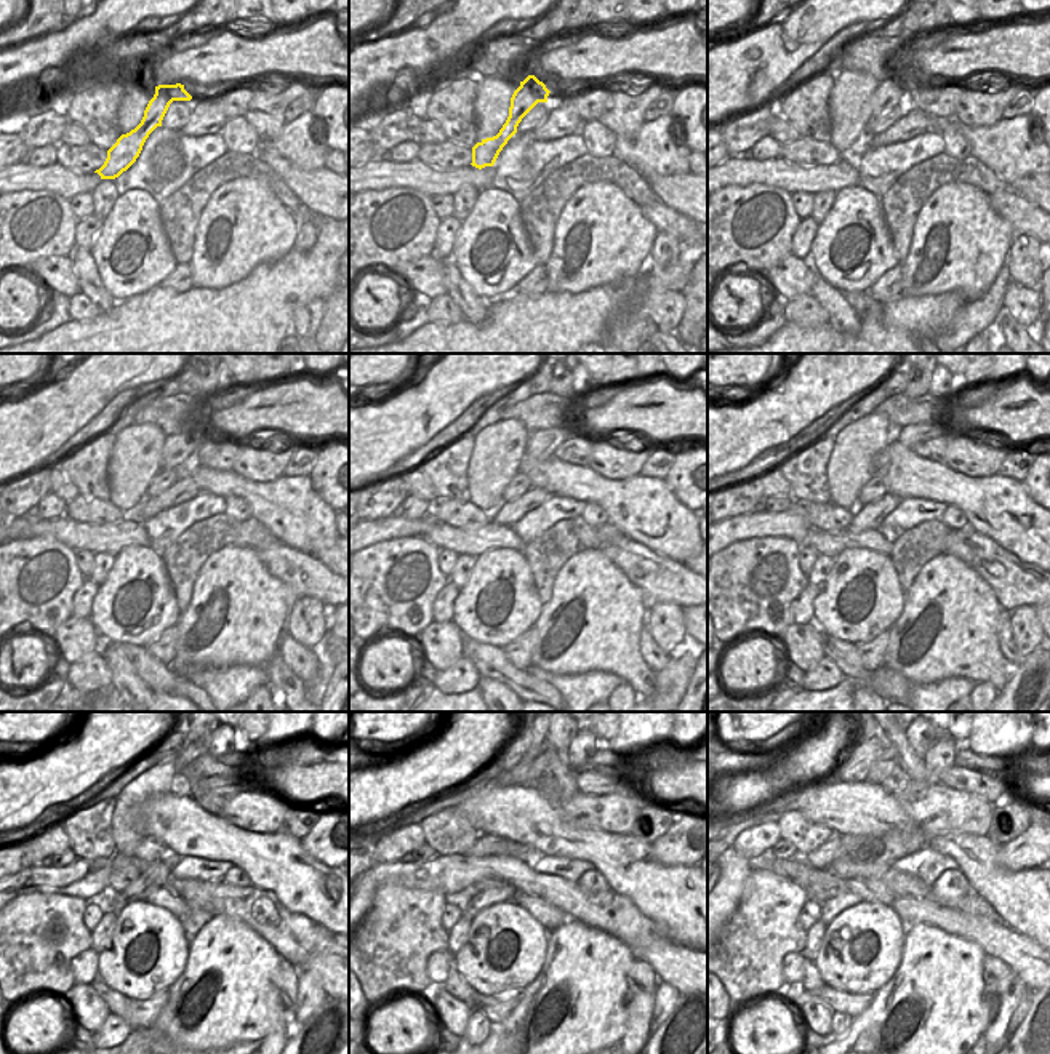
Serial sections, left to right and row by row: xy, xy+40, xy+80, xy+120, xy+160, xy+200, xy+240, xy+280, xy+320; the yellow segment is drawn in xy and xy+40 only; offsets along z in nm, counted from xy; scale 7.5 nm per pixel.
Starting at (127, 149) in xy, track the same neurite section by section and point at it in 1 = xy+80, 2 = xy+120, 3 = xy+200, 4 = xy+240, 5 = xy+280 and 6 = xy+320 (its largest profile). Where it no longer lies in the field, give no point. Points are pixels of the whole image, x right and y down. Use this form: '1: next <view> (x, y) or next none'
1: next xy+80 (892, 91)
2: next xy+120 (180, 447)
3: next xy+200 (909, 435)
4: next xy+240 (237, 779)
5: next xy+280 (597, 781)
6: next xy+320 (994, 787)

